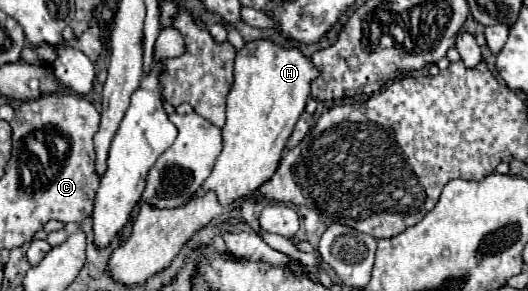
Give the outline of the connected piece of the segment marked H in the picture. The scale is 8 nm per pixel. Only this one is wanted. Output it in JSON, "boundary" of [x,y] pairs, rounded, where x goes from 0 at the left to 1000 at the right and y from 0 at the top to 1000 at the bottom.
{"boundary":[[[508,134],[473,141],[462,155],[458,175],[447,182],[447,223],[443,223],[443,292],[428,333],[428,430],[420,436],[420,526],[409,546],[409,567],[398,595],[398,608],[379,643],[379,670],[405,656],[413,677],[413,698],[439,704],[451,684],[477,677],[496,629],[511,622],[534,519],[542,505],[545,471],[553,464],[553,443],[564,416],[564,402],[576,388],[580,340],[587,333],[587,278],[602,265],[602,244],[595,237],[591,210],[576,196],[564,168],[538,168],[519,155]]]}

